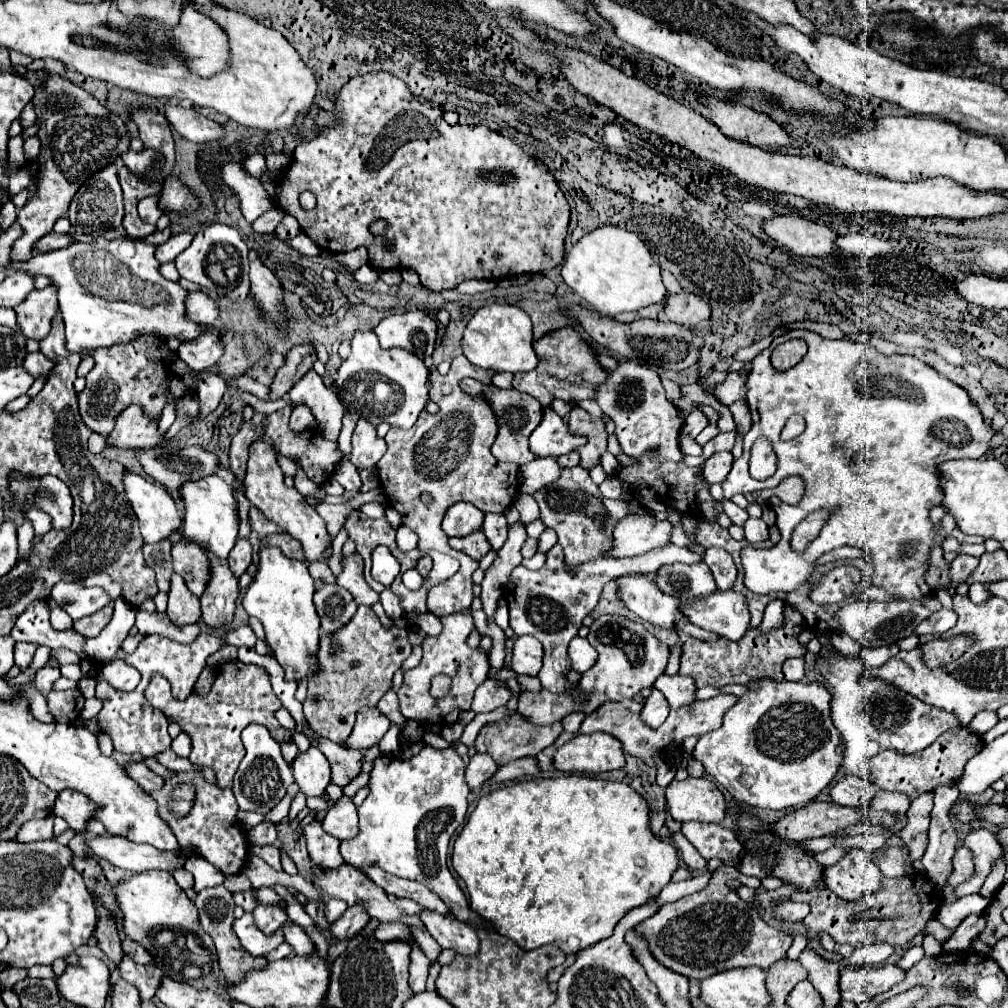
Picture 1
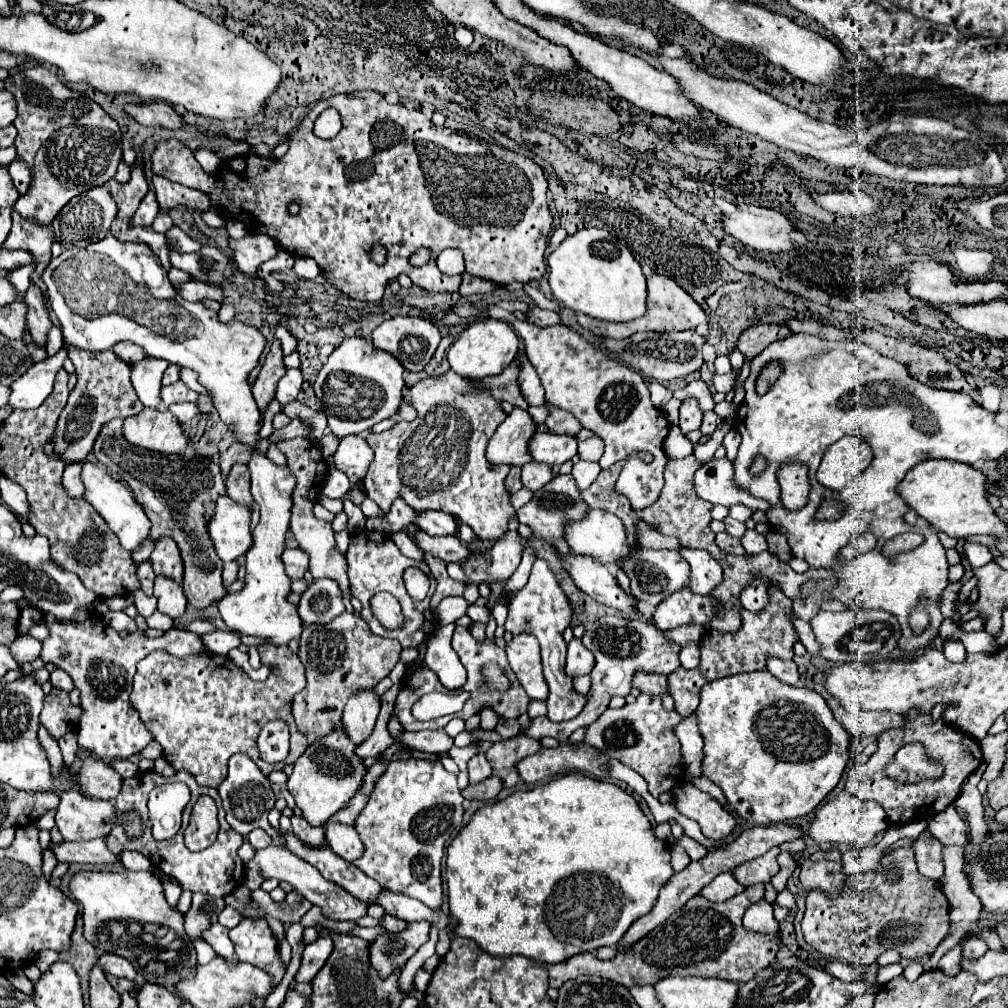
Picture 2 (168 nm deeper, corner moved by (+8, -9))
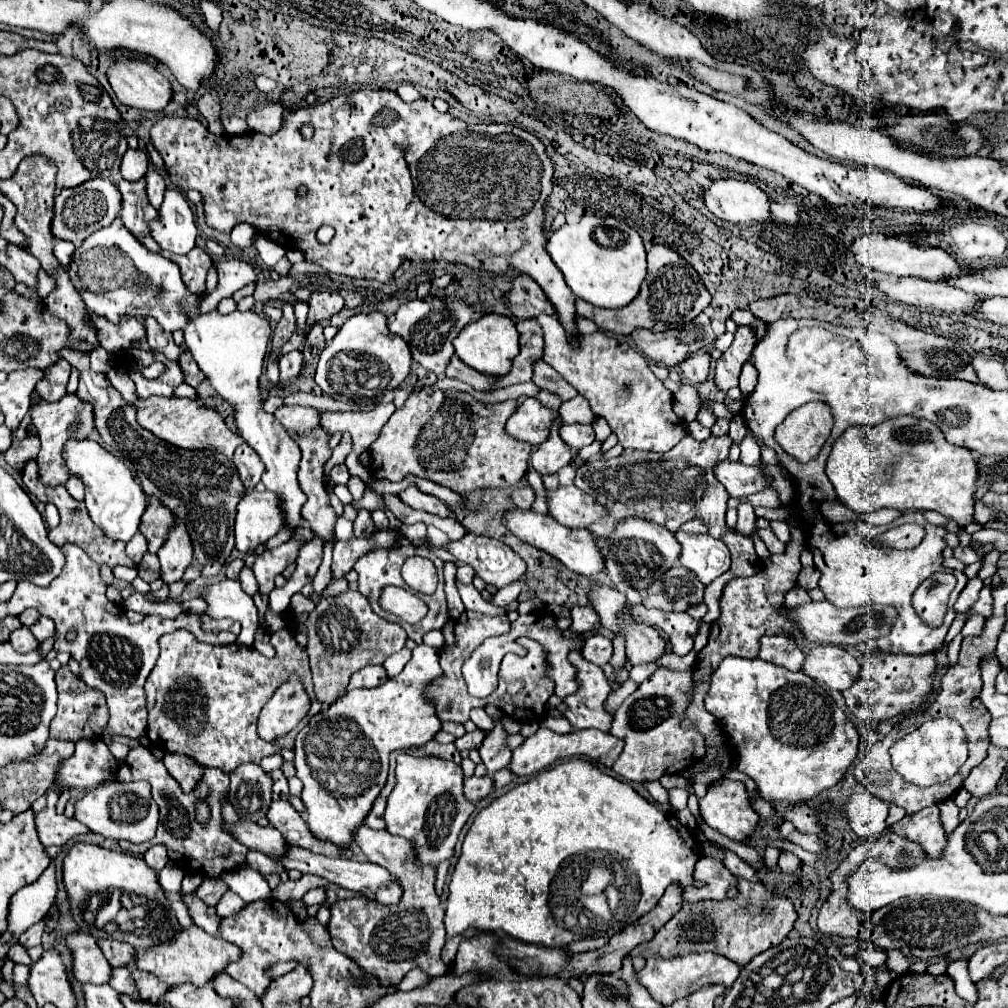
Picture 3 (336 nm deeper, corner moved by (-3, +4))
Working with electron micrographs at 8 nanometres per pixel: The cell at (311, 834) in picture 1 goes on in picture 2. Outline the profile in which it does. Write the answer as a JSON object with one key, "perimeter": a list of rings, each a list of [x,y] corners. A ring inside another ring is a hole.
{"perimeter":[[[292,816],[292,834],[298,836],[304,844],[308,844],[312,848],[322,848],[322,844],[324,844],[324,828],[312,826],[300,816]]]}

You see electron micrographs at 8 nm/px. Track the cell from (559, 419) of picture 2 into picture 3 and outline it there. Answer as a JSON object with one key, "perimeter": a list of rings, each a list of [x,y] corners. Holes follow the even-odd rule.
{"perimeter":[[[541,359],[533,365],[533,383],[541,389],[547,389],[551,393],[557,393],[563,401],[571,399],[577,395],[575,387],[571,387],[561,375],[557,375],[547,363],[543,363]]]}

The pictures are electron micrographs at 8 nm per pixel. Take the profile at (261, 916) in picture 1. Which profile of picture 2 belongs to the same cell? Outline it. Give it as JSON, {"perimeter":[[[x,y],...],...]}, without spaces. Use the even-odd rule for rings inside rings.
{"perimeter":[[[242,918],[242,922],[230,930],[236,956],[242,962],[256,964],[266,972],[272,972],[274,984],[280,984],[284,976],[284,966],[278,960],[278,944],[268,928],[266,920]]]}

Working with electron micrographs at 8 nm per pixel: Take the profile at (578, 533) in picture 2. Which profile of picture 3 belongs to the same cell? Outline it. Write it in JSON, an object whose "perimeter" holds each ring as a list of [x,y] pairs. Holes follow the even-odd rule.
{"perimeter":[[[575,485],[545,491],[545,497],[549,515],[567,527],[587,527],[607,515],[589,493],[577,489]]]}

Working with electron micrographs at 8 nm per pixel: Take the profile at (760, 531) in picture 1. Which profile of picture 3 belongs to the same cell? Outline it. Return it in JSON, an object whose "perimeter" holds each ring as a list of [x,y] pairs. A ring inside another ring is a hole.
{"perimeter":[[[773,521],[773,523],[771,523],[771,529],[773,529],[773,533],[777,535],[777,539],[779,539],[781,543],[789,543],[791,533],[789,533],[789,527],[787,527],[783,521]]]}

